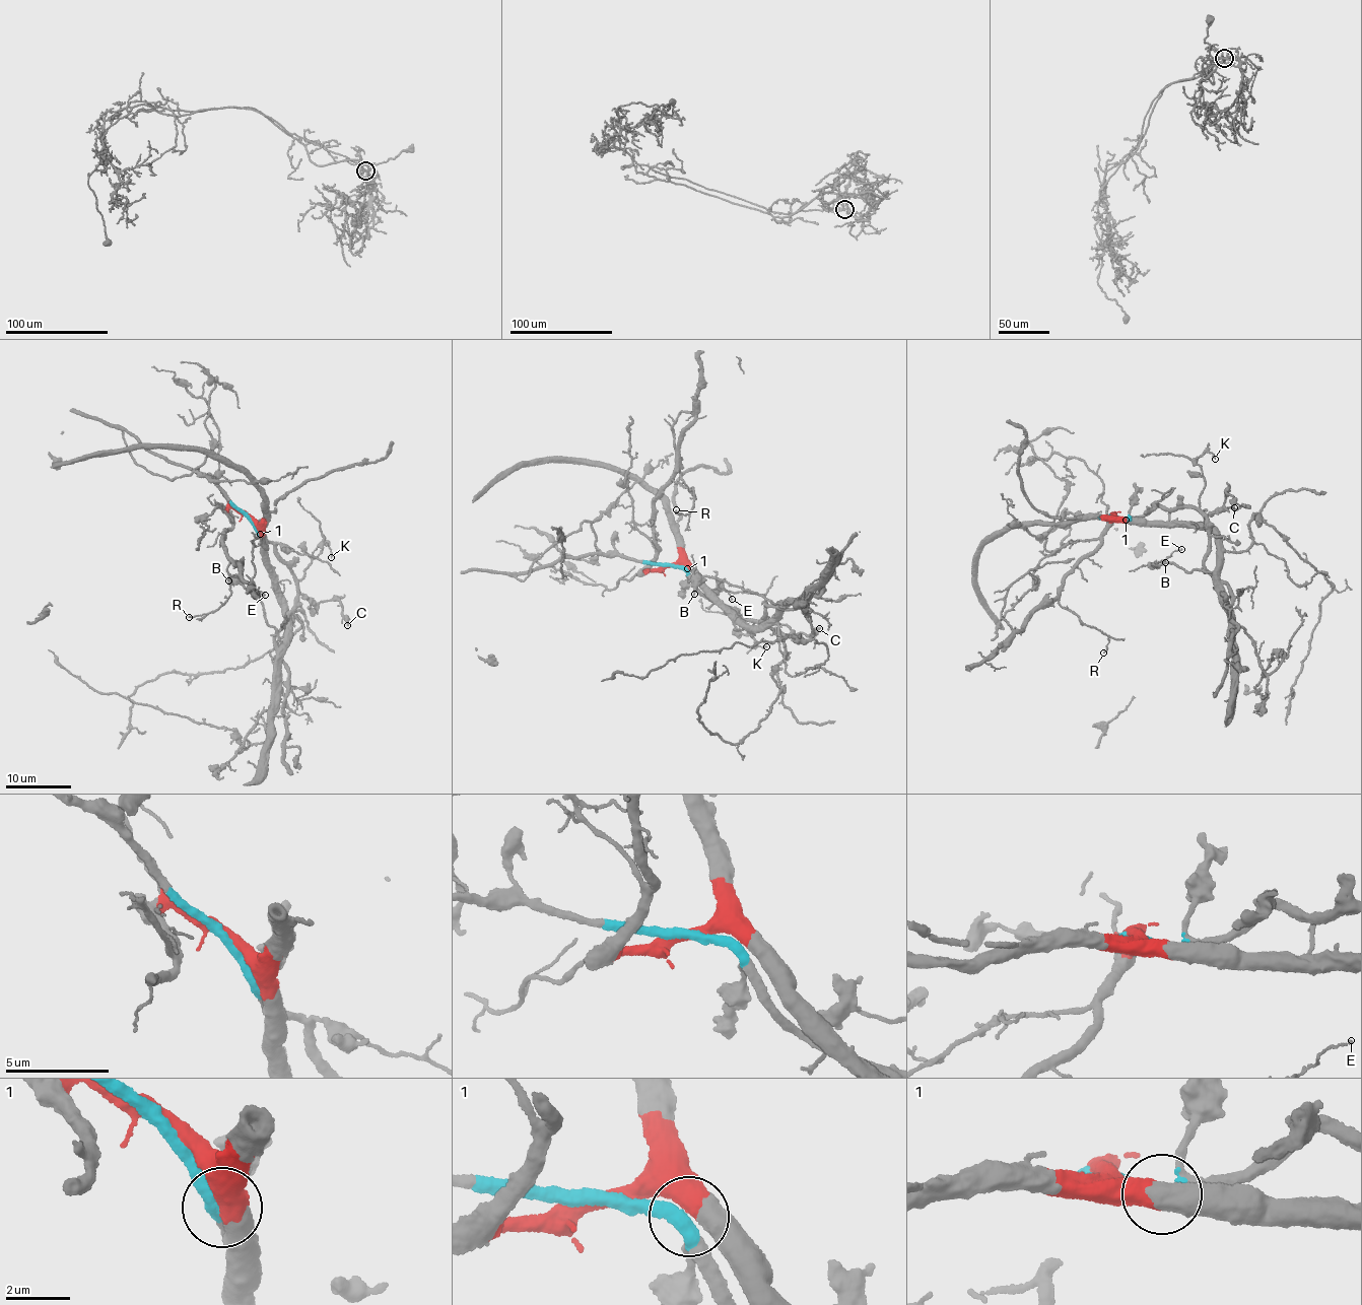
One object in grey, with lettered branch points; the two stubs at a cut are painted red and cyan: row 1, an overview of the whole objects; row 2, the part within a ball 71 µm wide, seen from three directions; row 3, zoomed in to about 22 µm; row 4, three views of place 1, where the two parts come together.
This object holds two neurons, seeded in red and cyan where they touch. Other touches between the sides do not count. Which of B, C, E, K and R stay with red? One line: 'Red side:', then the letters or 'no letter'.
Red side: B, E, R

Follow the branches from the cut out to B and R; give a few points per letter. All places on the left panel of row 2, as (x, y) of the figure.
B: (248, 517), (257, 525), (283, 608), (285, 641), (269, 626), (262, 602), (243, 584), (229, 580)
R: (248, 517), (228, 509), (232, 528), (224, 532), (222, 539), (228, 564), (229, 596), (220, 606), (189, 618)

